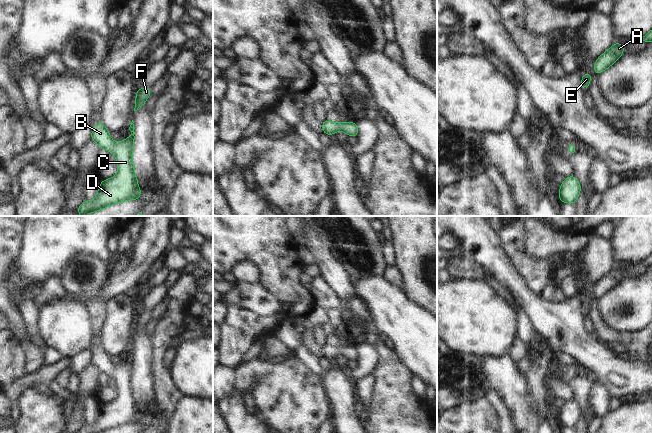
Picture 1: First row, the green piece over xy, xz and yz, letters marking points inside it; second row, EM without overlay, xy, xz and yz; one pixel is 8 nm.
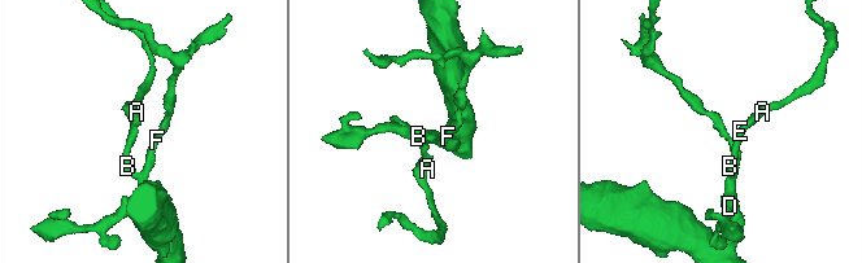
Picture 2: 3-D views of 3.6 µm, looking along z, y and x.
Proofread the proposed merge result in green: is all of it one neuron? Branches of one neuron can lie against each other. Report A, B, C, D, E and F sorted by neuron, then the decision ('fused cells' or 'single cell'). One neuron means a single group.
A B C D E F; single cell

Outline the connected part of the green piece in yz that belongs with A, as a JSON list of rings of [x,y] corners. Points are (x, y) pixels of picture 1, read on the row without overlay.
[[[618,266],[613,268],[608,275],[604,276],[596,285],[594,289],[594,296],[601,298],[605,293],[614,288],[624,277],[624,270]]]

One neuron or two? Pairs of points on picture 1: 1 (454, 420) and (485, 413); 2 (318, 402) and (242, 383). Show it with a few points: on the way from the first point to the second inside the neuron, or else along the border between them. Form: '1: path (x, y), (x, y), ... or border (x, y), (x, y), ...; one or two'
1: path (462, 420), (477, 420); one
2: path (299, 402), (261, 379); one

